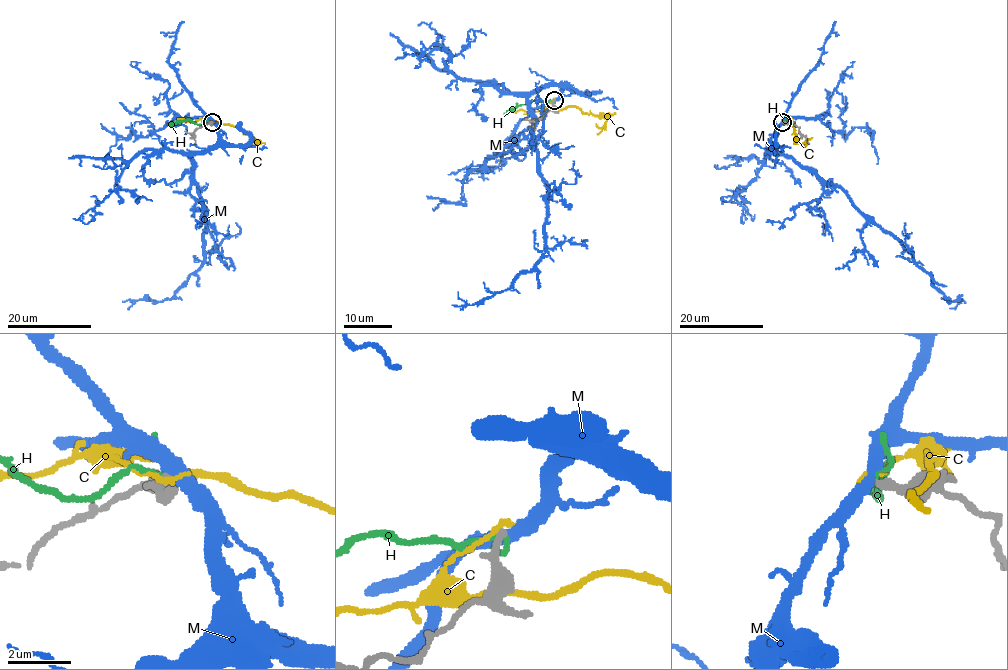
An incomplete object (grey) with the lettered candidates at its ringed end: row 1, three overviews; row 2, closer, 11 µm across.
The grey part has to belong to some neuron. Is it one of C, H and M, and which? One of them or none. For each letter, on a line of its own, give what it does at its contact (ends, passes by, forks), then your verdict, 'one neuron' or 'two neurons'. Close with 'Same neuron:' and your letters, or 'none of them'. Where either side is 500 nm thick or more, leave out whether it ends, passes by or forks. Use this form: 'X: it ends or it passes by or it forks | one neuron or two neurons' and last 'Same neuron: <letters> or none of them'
C: it ends | two neurons
H: it passes by | two neurons
M: it passes by | two neurons
Same neuron: none of them

